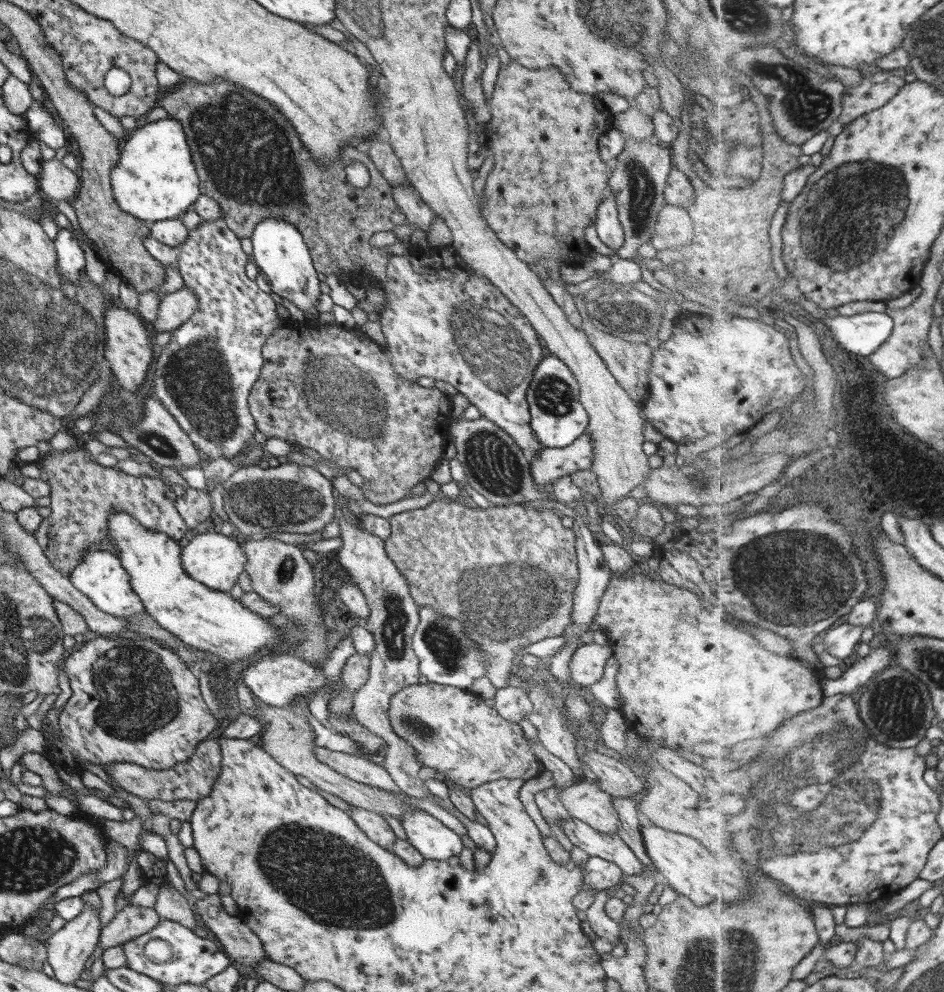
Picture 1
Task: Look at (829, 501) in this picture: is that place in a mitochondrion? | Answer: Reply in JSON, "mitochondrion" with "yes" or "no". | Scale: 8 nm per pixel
{"mitochondrion":"yes"}

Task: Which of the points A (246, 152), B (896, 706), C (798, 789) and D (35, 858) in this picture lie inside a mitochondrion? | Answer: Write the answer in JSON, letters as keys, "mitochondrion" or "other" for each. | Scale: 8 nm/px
{"A":"mitochondrion","B":"mitochondrion","C":"mitochondrion","D":"mitochondrion"}

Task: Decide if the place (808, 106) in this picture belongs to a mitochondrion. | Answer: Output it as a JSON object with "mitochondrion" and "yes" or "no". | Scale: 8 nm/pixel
{"mitochondrion":"yes"}

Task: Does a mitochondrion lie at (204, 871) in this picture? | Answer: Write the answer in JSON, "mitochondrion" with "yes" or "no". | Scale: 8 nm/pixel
{"mitochondrion":"no"}

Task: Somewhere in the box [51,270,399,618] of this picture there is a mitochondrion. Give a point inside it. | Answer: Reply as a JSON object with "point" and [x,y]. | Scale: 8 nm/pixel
{"point":[349,400]}

